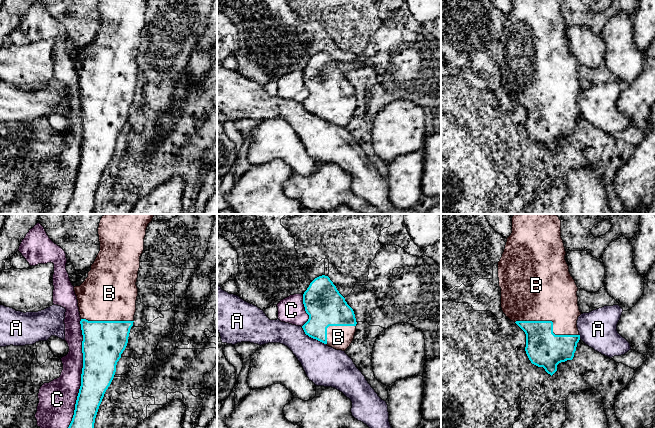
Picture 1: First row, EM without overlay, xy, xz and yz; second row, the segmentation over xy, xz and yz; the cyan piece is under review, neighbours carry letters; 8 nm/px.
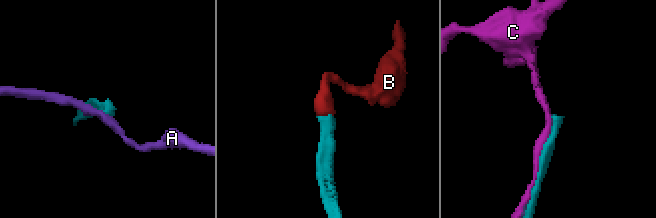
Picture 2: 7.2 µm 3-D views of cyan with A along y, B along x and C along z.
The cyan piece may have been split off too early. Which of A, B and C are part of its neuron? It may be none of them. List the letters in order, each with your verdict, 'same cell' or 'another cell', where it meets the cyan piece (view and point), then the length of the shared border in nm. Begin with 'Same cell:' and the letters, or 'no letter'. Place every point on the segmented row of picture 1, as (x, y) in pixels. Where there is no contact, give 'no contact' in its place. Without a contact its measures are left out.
Same cell: B
A: another cell | xz (313, 338) | 240 nm
B: same cell | yz (551, 321) | 500 nm
C: another cell | xy (82, 373) | 900 nm

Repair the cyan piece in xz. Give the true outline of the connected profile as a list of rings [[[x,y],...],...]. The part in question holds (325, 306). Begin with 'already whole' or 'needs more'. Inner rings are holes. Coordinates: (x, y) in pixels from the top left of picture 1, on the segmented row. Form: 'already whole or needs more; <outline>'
needs more; [[[319,276],[310,283],[303,294],[303,304],[309,315],[308,321],[302,326],[305,334],[336,350],[345,351],[354,339],[357,322],[353,309],[328,276]]]

